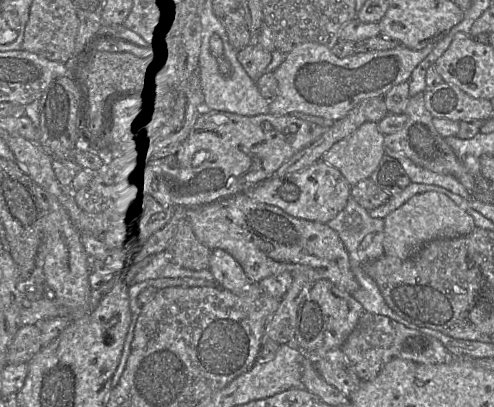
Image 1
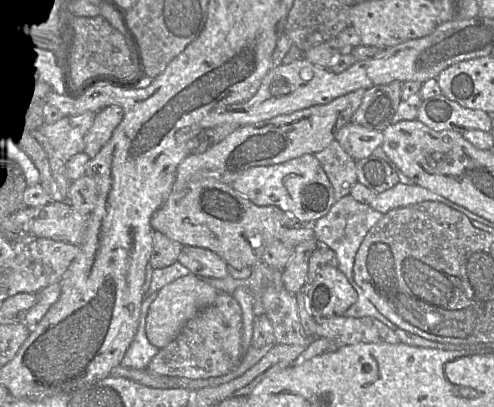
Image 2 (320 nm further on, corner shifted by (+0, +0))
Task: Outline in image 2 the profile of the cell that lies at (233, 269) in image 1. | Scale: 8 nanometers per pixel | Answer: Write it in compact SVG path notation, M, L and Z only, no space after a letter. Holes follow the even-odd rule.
M183 246L177 262L198 277L222 279L229 274L229 265L215 252L195 246Z

